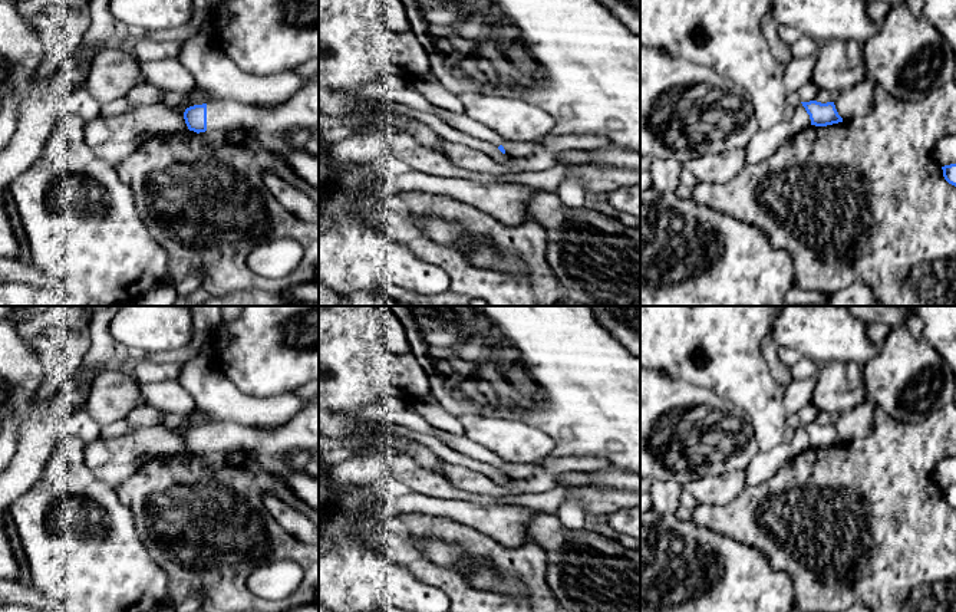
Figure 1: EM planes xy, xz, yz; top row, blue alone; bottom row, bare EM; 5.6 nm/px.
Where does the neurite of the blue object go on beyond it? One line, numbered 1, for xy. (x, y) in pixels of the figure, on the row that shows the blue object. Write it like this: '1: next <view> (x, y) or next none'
1: next xy (289, 130)

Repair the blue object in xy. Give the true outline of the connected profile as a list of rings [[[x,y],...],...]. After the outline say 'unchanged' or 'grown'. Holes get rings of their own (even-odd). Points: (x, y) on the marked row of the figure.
[[[319,76],[284,102],[245,105],[212,99],[185,109],[184,119],[197,134],[240,131],[266,152],[276,154],[294,175],[319,190]]]; grown

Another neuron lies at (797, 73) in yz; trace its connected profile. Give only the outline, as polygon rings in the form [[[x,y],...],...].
[[[817,53],[807,57],[792,57],[784,69],[784,83],[788,92],[798,92],[804,85],[811,82]]]

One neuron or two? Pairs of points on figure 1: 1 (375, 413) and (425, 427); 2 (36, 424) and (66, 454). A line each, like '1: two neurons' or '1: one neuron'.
1: one neuron
2: two neurons

